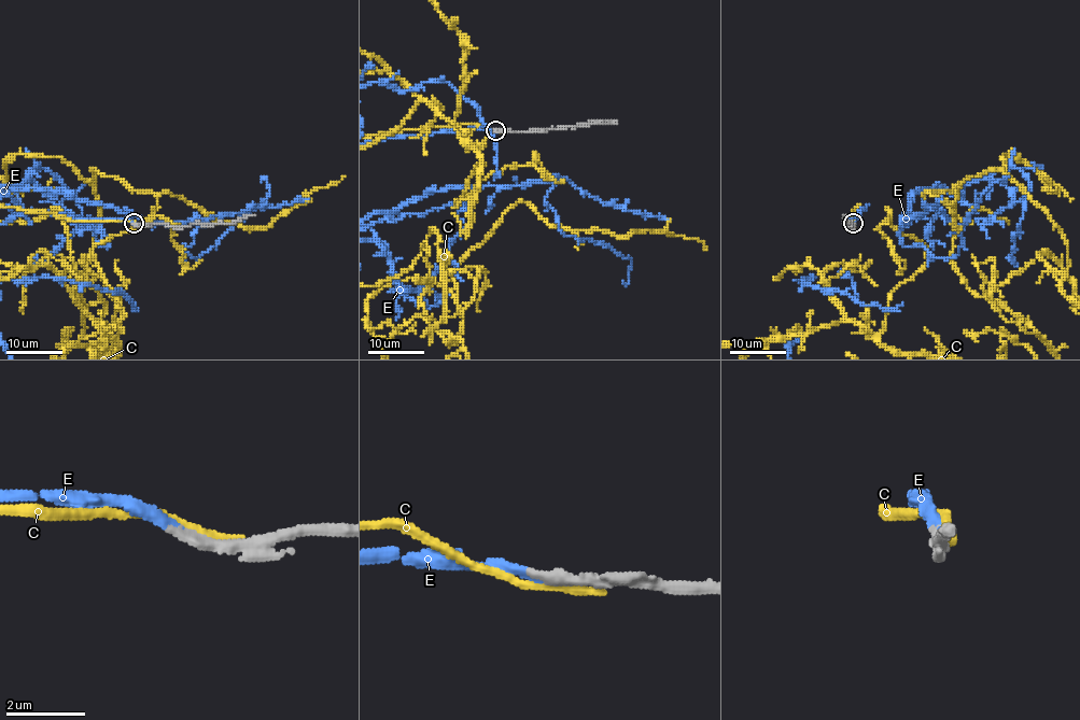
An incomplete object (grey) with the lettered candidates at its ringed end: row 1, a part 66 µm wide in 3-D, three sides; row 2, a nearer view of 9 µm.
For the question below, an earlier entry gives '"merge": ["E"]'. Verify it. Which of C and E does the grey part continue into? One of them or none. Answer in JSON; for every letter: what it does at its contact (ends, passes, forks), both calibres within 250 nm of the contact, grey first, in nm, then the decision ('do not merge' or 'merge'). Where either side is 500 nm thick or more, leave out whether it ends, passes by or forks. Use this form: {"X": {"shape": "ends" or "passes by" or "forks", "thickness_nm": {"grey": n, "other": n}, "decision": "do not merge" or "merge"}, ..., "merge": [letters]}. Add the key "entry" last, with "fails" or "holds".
{"C": {"shape": "ends", "thickness_nm": {"grey": 400, "other": 300}, "decision": "do not merge"}, "E": {"shape": "ends", "thickness_nm": {"grey": 320, "other": 220}, "decision": "merge"}, "merge": ["E"], "entry": "holds"}

